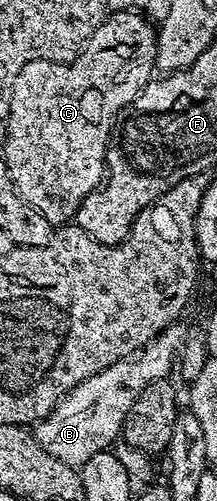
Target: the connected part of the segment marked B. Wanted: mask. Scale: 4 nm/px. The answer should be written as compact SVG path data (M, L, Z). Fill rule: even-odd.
M169 325L153 337L135 357L120 359L94 373L92 377L83 379L77 387L70 389L58 400L55 409L47 417L35 424L34 434L42 449L58 457L58 461L77 469L99 451L109 450L121 438L124 418L130 405L134 405L138 393L142 393L142 389L150 385L150 381L168 379L171 376L178 352L185 342L186 334L184 335L180 325Z

